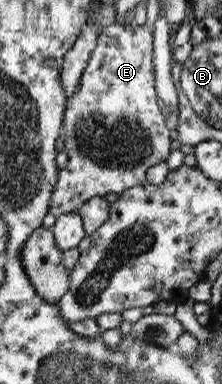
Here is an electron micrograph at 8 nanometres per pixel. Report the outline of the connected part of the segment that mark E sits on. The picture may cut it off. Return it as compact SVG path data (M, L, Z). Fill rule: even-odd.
M118 22L112 23L110 26L105 26L97 34L97 43L90 54L90 58L78 85L78 90L68 97L68 104L66 114L64 115L64 148L66 154L68 154L68 164L66 164L66 170L60 170L59 180L56 183L56 190L52 193L52 206L49 210L55 217L65 215L68 213L78 213L80 208L83 207L88 200L95 199L96 197L104 197L110 193L116 193L117 195L127 191L130 188L136 186L142 186L147 183L147 172L156 164L165 163L170 154L170 132L166 126L166 118L158 106L158 96L154 90L154 32L152 26L146 26L145 24L137 25L132 22L127 24L120 24Z

